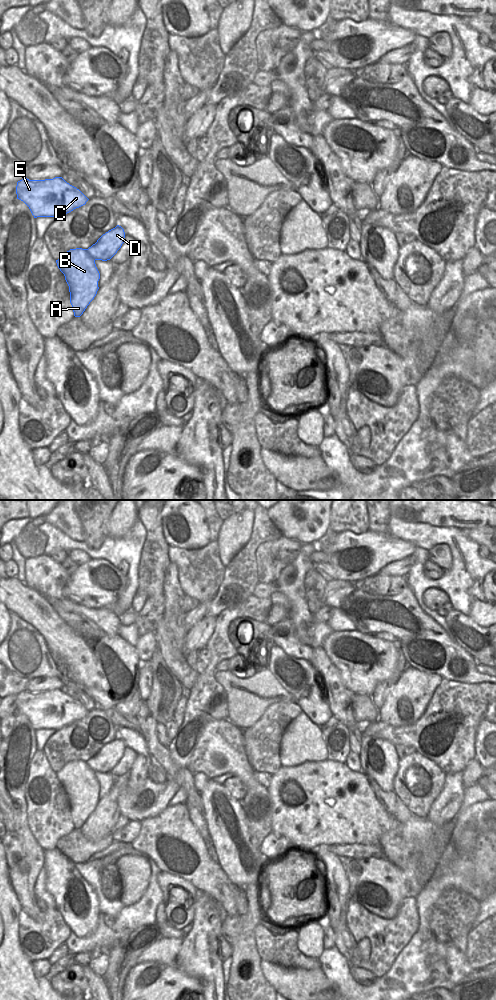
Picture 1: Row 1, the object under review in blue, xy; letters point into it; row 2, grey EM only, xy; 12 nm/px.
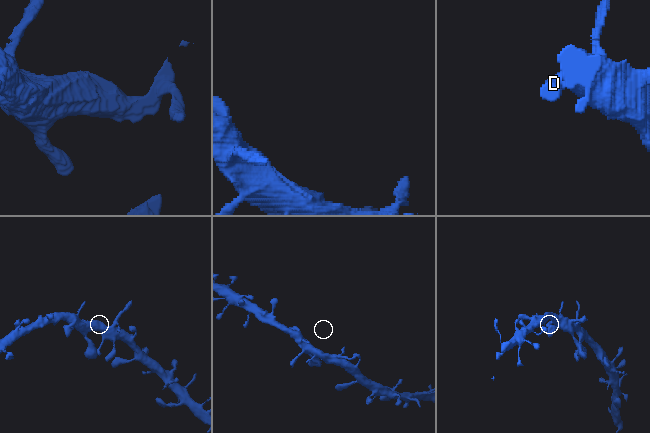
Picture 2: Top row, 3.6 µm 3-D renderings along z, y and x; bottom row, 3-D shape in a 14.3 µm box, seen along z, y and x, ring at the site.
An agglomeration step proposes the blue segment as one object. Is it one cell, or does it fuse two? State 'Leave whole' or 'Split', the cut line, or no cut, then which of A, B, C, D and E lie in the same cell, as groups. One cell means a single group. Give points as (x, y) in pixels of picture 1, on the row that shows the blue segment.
Leave whole. No split. Groups: A B C D E.

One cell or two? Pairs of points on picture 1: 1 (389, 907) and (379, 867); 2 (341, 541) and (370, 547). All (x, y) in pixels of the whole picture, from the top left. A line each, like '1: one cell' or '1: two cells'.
1: one cell
2: one cell

